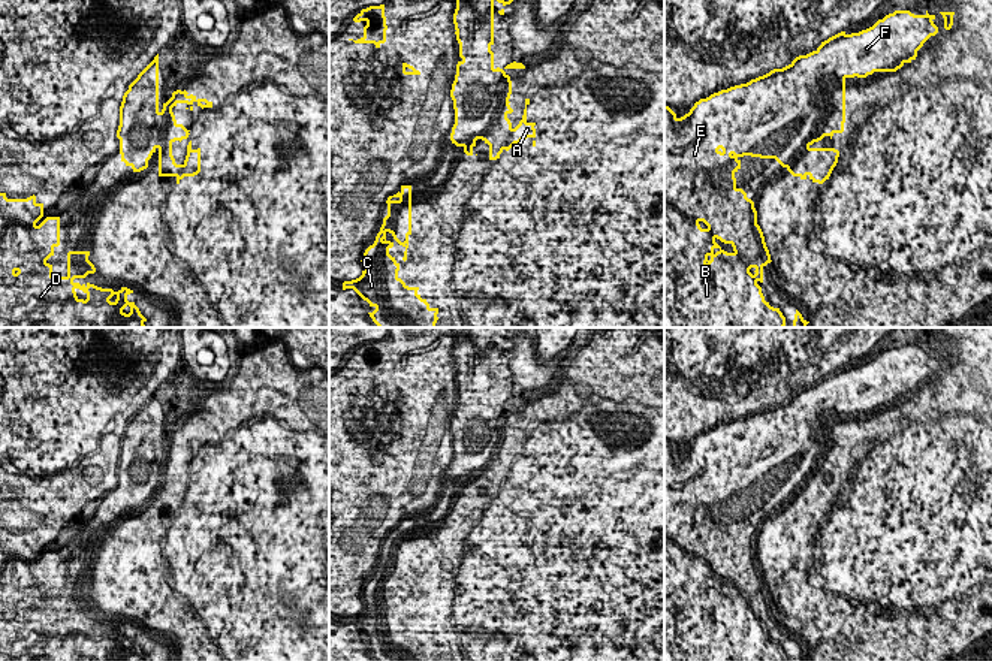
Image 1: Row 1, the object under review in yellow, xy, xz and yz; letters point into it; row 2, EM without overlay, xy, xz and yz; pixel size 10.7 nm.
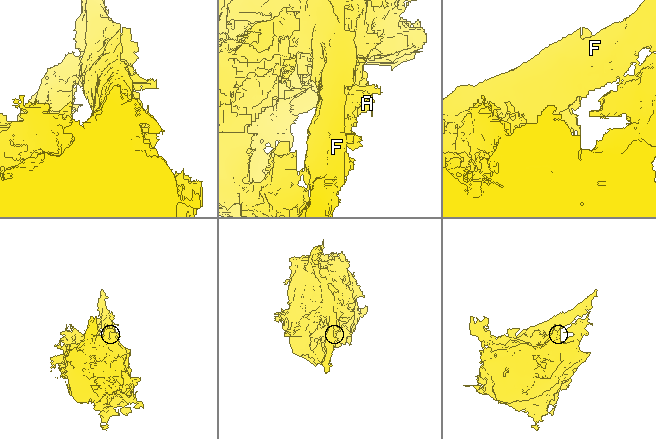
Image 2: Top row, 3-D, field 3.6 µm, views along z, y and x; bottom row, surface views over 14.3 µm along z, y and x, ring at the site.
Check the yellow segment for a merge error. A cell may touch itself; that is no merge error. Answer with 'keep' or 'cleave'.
keep

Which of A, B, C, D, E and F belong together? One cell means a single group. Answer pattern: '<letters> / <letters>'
A B C D E F

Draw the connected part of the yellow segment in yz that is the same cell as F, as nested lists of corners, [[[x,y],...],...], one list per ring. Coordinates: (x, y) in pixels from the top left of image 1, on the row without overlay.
[[[895,345],[866,365],[851,369],[841,366],[829,372],[815,386],[796,392],[783,404],[700,434],[681,453],[664,441],[664,661],[786,661],[780,643],[765,636],[757,619],[763,618],[763,603],[772,595],[757,559],[754,537],[736,522],[739,494],[775,494],[793,511],[823,519],[836,501],[839,486],[811,480],[844,467],[845,414],[896,407],[916,395],[923,378],[938,368],[934,354],[935,350],[928,345],[925,350]]]

